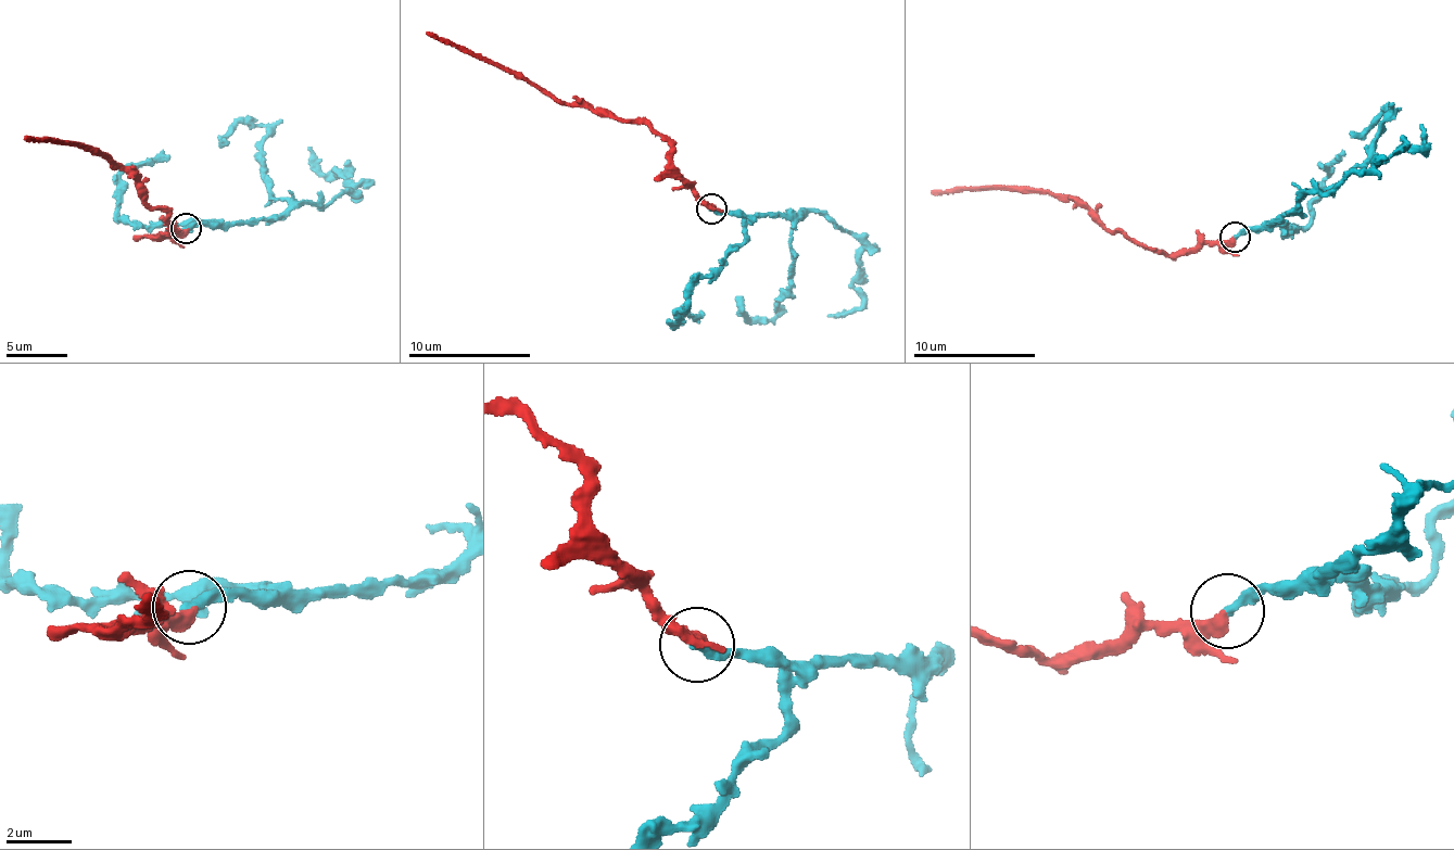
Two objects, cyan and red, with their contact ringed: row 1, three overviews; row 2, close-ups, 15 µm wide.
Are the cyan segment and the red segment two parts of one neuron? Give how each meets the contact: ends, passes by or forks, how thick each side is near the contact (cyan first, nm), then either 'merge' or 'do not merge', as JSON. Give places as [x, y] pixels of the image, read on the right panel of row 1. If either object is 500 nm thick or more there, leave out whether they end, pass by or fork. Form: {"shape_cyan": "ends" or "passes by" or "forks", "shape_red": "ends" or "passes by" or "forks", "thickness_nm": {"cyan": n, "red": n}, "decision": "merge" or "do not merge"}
{"shape_cyan": "ends", "shape_red": "ends", "thickness_nm": {"cyan": 300, "red": 400}, "decision": "merge"}

